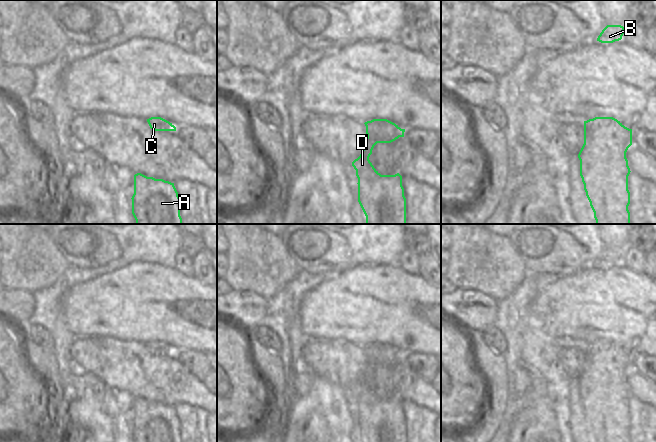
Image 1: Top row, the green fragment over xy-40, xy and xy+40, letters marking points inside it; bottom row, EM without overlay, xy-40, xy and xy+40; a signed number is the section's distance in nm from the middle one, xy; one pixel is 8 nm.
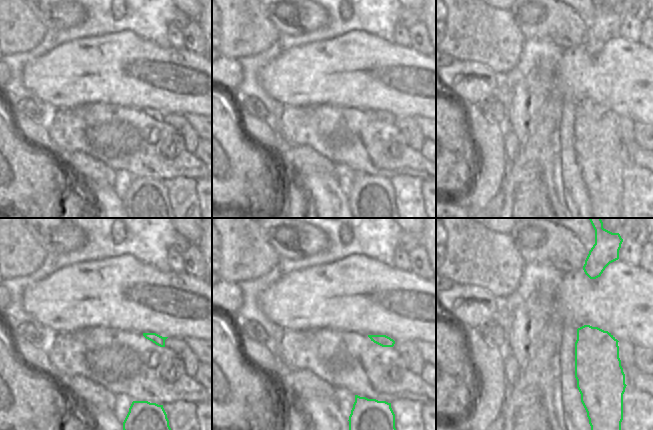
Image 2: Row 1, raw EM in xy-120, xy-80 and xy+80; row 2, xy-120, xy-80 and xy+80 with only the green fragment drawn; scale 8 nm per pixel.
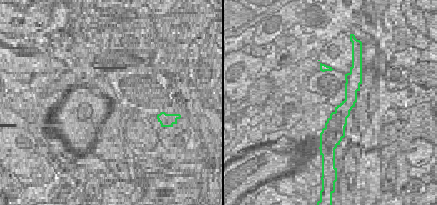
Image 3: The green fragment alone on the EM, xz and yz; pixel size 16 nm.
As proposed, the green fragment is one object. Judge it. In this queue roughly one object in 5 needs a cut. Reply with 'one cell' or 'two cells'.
one cell

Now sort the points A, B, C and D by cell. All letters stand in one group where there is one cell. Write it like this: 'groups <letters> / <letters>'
groups A B C D

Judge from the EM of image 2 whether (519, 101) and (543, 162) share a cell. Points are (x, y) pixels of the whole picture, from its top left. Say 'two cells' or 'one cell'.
one cell

